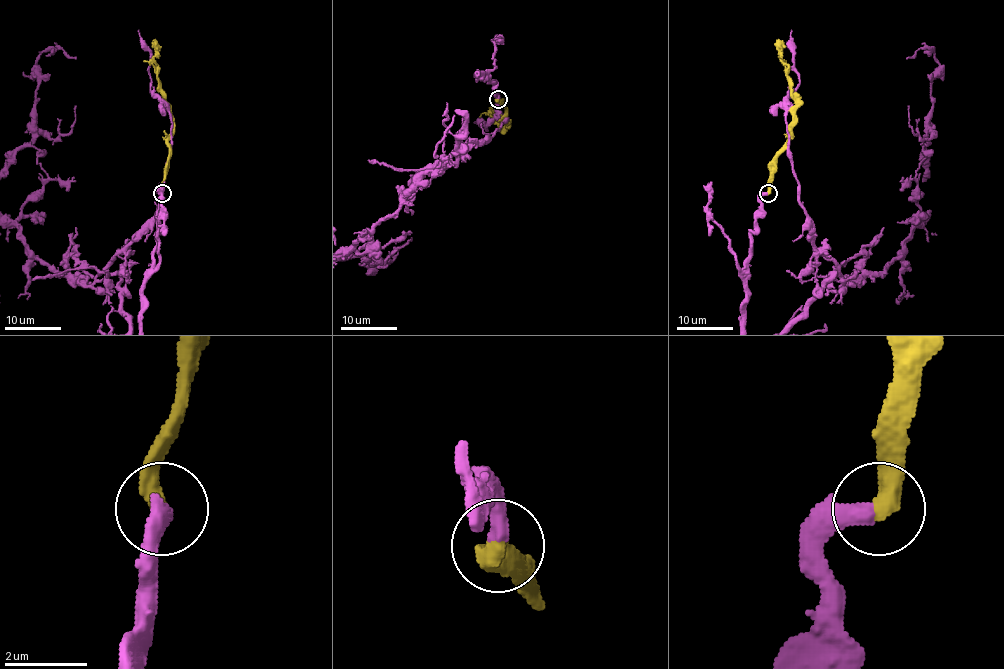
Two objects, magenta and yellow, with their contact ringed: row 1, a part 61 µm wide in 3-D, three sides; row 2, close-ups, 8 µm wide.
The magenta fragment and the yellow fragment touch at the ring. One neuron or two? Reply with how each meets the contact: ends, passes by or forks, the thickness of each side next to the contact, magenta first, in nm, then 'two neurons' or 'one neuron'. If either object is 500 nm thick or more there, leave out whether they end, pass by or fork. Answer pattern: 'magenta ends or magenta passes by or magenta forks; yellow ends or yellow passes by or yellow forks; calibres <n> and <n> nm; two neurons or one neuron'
magenta ends; yellow ends; calibres 420 and 480 nm; one neuron

